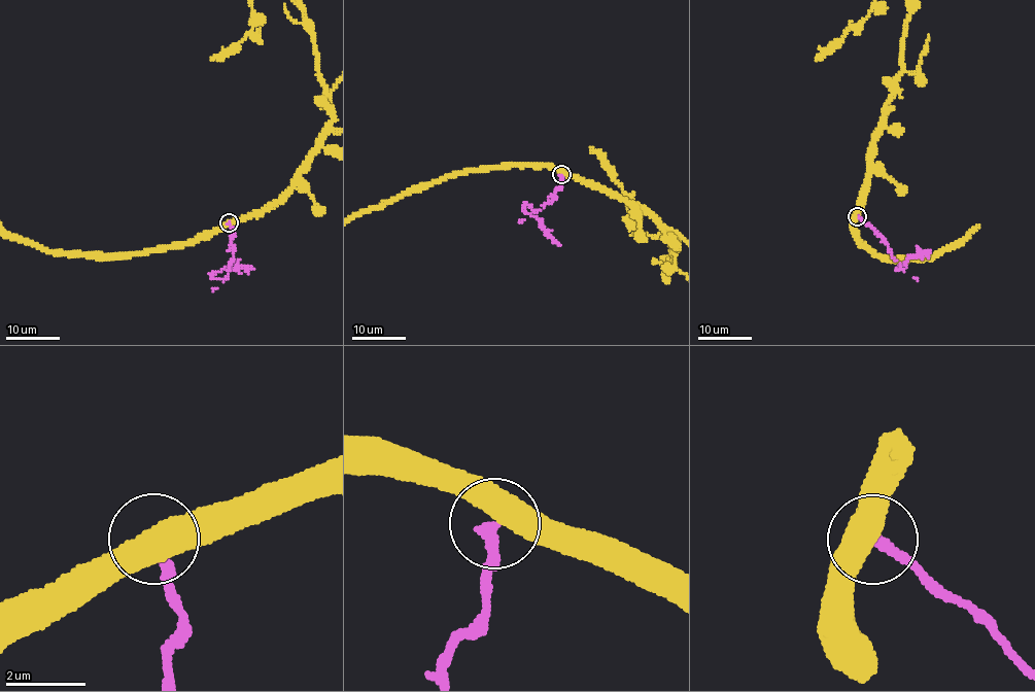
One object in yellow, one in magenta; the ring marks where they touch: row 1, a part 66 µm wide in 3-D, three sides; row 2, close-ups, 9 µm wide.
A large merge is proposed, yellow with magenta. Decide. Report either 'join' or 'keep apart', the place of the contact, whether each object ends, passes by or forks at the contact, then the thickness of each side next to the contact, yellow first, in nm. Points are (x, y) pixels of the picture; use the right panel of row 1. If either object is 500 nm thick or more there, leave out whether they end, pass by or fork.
keep apart; place (857, 216); calibres 550 and 280 nm

